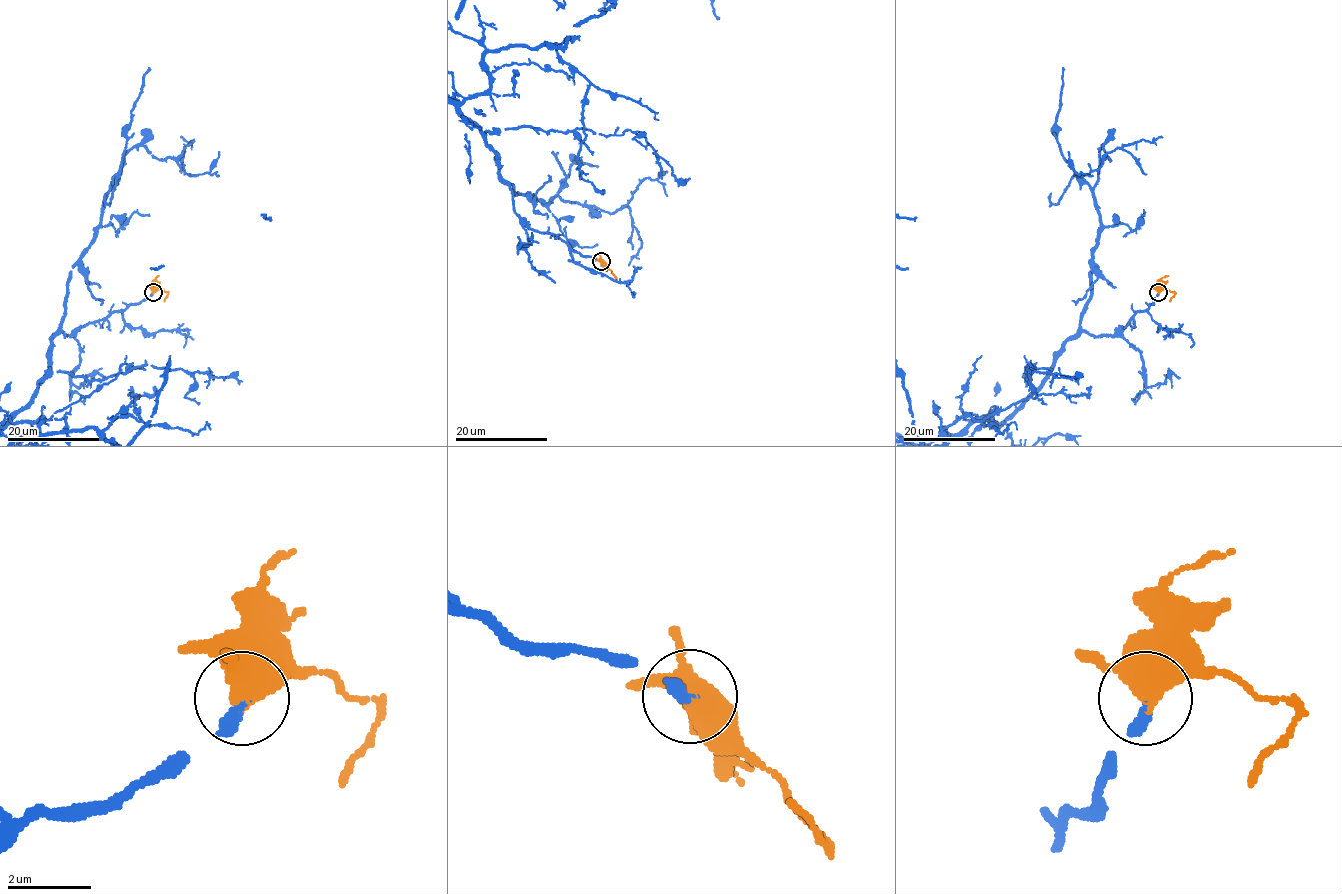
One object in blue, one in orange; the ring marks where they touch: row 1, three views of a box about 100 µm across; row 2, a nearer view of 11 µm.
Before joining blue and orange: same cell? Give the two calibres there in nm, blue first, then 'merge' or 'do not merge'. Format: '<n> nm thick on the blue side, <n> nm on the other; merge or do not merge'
280 nm thick on the blue side, 500 nm on the other; merge

